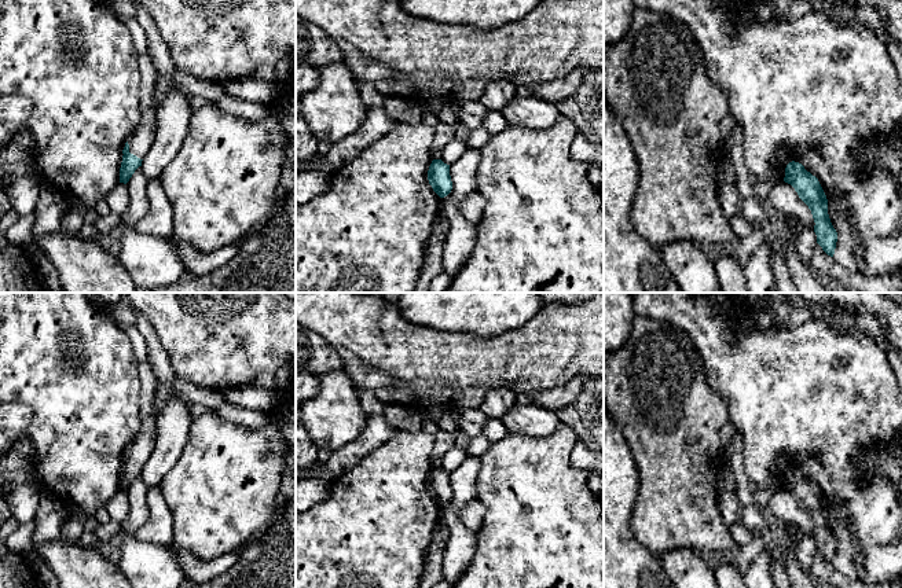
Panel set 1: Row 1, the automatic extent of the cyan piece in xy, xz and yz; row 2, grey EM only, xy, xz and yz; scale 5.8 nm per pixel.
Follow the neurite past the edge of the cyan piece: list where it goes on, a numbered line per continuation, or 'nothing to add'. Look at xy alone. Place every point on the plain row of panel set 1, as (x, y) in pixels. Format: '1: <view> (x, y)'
1: xy (140, 448)

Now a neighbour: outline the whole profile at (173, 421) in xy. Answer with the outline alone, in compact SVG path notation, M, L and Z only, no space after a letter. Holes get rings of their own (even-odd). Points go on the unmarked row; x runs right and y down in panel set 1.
M172 393L157 412L154 449L142 468L147 488L158 486L180 459L192 423L191 404Z

